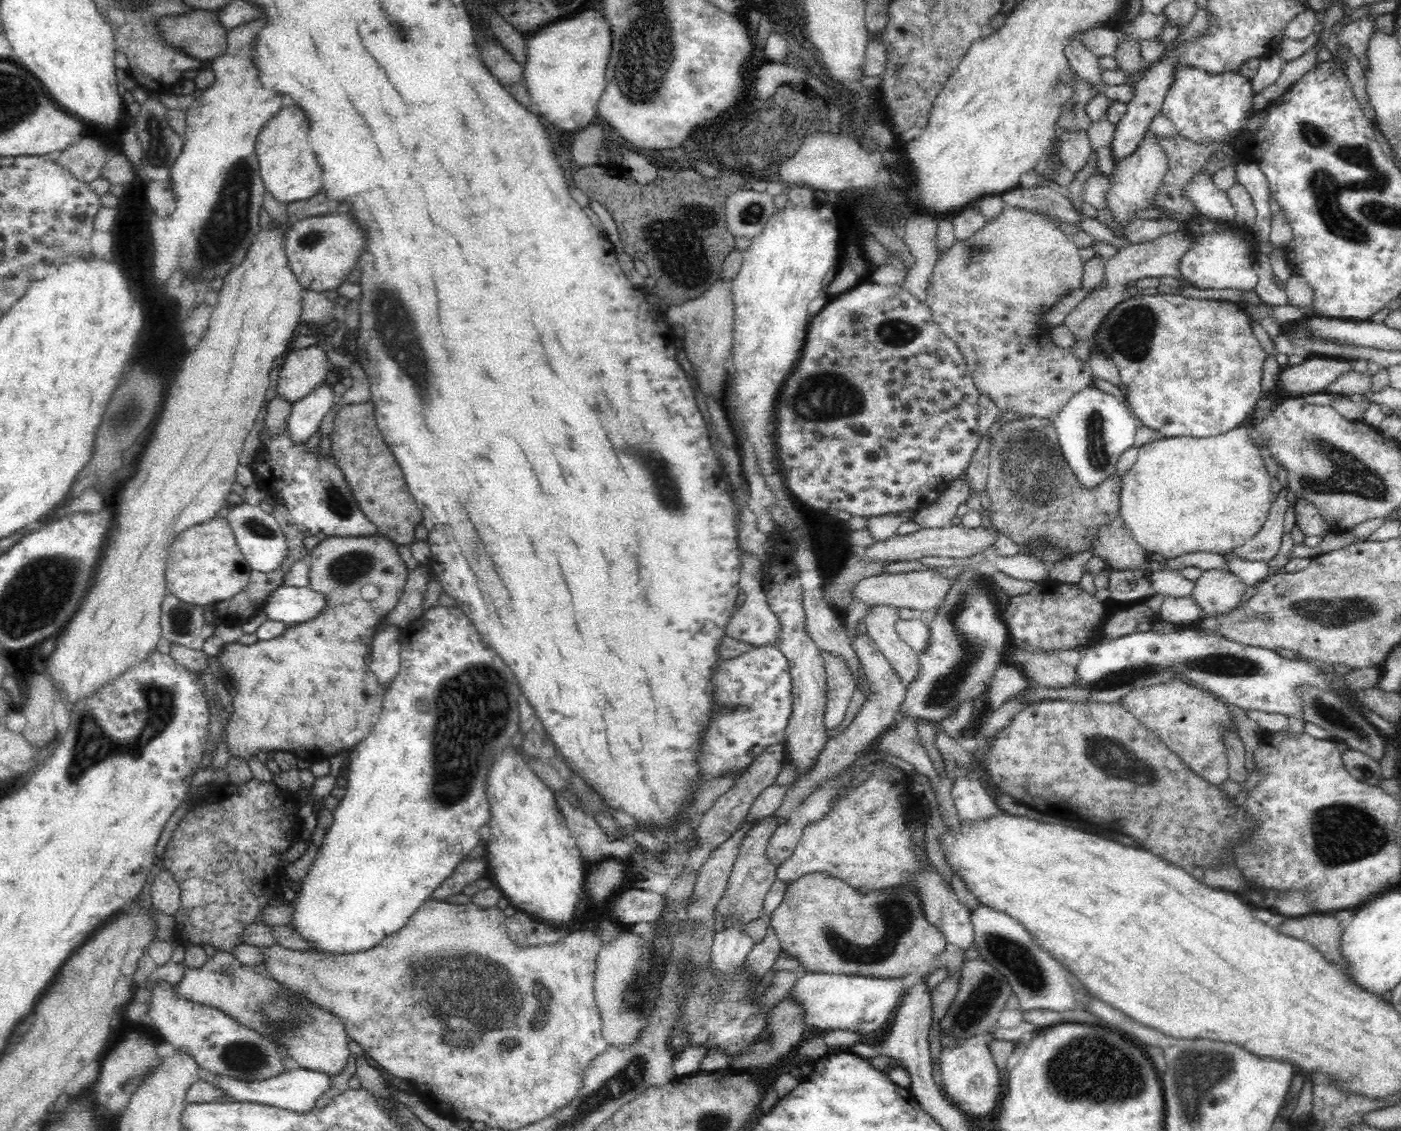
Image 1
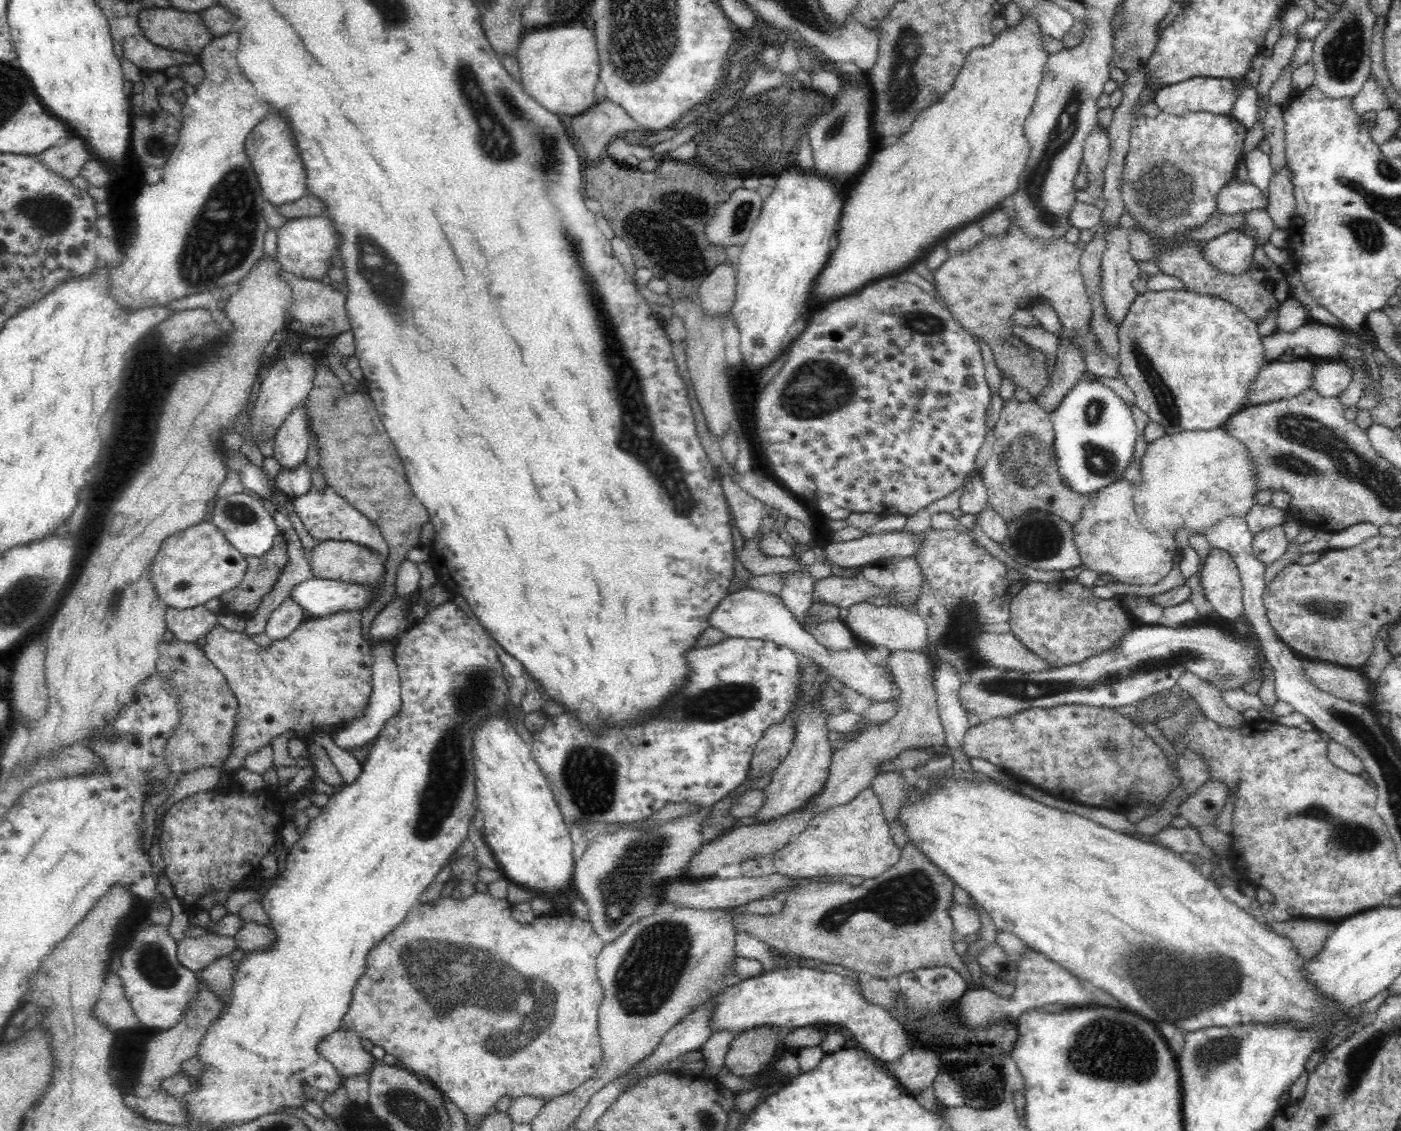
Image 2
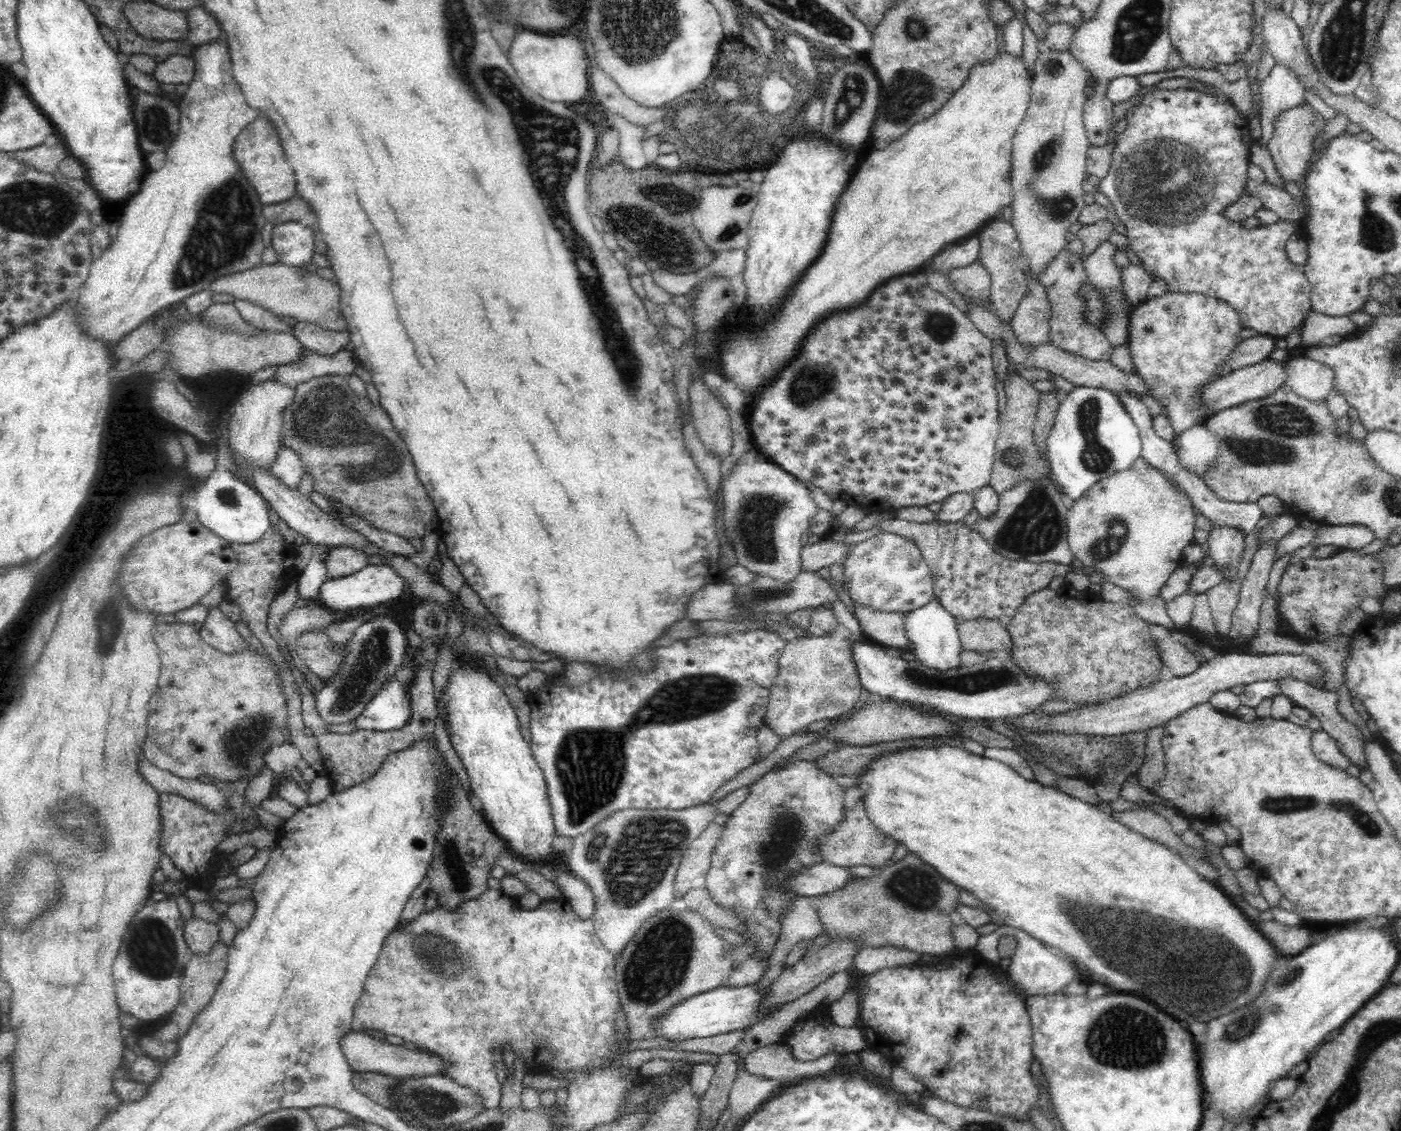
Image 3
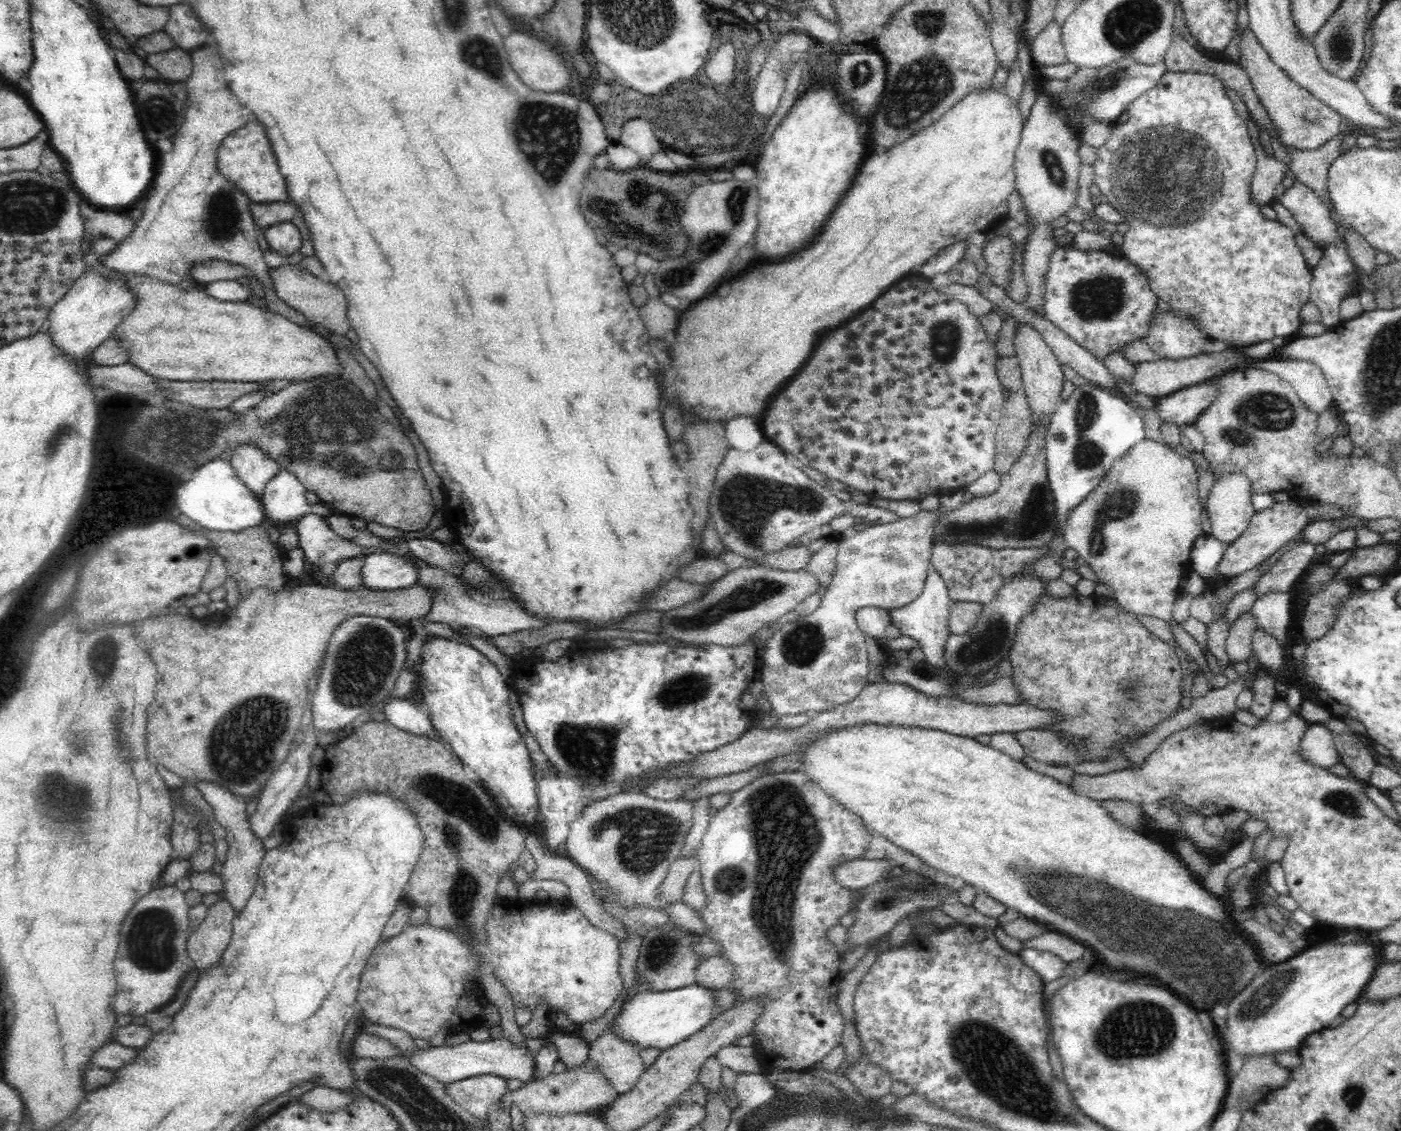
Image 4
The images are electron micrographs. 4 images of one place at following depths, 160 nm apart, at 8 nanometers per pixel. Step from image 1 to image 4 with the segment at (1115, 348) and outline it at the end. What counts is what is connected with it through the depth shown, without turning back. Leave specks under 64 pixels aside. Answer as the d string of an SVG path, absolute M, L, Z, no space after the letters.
M1170 308L1166 312L1158 309L1152 312L1151 322L1148 324L1148 333L1144 334L1142 340L1148 343L1148 347L1154 351L1154 355L1158 355L1158 359L1177 361L1202 354L1203 344L1208 338L1207 334L1195 324L1195 320L1191 316L1181 316L1181 313Z

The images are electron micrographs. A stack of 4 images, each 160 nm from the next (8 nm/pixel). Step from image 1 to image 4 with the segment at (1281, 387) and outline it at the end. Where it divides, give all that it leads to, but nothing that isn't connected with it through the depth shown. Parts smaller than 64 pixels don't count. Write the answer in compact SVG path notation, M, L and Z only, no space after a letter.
M1213 381L1200 383L1155 401L1155 412L1162 421L1195 425L1199 414L1204 412L1219 395L1219 384Z

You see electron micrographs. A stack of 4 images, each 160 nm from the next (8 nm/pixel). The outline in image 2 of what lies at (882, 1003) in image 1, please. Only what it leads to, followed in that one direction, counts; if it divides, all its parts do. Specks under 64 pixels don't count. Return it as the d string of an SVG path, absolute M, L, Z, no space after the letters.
M781 968L778 972L766 973L766 976L758 976L756 978L750 978L750 980L740 981L736 986L726 989L720 996L717 998L715 1015L712 1018L712 1029L713 1032L724 1031L724 1030L733 1030L733 1032L740 1032L742 1030L756 1029L756 1026L772 1025L776 1026L780 1030L781 1035L785 1035L788 1031L793 1029L812 1026L817 1027L820 1024L832 1026L841 1026L844 1030L850 1030L850 1034L858 1040L859 1048L863 1049L874 1058L884 1064L895 1063L900 1057L907 1055L910 1050L912 1050L911 1038L903 1032L903 1028L897 1025L897 1022L892 1022L891 1014L888 1014L887 1010L884 1010L881 1006L876 1004L870 1004L864 997L861 988L859 988L860 980L854 979L852 977L844 977L835 973L828 972L819 972L818 970L811 970L810 968L790 968L785 969Z

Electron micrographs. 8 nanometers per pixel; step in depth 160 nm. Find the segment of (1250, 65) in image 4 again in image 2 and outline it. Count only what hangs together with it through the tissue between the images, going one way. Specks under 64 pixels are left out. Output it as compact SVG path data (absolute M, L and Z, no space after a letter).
M1285 167L1278 175L1272 175L1269 182L1269 198L1265 208L1274 229L1288 232L1293 219L1295 218L1294 193L1292 193L1292 183L1290 183L1290 169Z

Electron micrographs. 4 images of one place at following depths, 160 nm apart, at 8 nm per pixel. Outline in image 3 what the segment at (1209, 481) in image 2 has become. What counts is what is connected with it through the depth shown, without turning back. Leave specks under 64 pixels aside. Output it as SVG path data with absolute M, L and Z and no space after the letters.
M1202 425L1190 427L1180 435L1174 435L1170 442L1179 466L1205 482L1204 476L1216 468L1220 439Z

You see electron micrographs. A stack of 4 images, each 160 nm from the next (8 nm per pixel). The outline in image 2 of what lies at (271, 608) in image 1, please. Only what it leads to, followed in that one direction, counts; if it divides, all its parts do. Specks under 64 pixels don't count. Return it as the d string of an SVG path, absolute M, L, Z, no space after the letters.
M311 578L296 584L286 599L290 597L300 605L308 618L320 618L336 614L340 610L358 609L366 606L375 588L364 587L336 579Z

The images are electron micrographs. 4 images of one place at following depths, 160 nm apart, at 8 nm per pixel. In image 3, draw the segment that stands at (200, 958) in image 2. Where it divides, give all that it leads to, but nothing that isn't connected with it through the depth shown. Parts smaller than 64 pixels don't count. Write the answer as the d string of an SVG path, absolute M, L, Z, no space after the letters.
M190 920L183 929L185 944L187 944L192 956L196 954L208 954L216 948L220 942L219 928L214 922L205 920Z

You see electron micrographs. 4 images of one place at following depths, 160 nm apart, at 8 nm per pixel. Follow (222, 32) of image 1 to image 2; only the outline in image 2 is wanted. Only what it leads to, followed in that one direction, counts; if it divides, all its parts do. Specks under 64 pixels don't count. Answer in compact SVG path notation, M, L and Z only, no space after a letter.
M173 8L146 9L138 14L138 23L150 42L182 51L188 56L200 55L201 50L215 38L204 25L200 13Z

